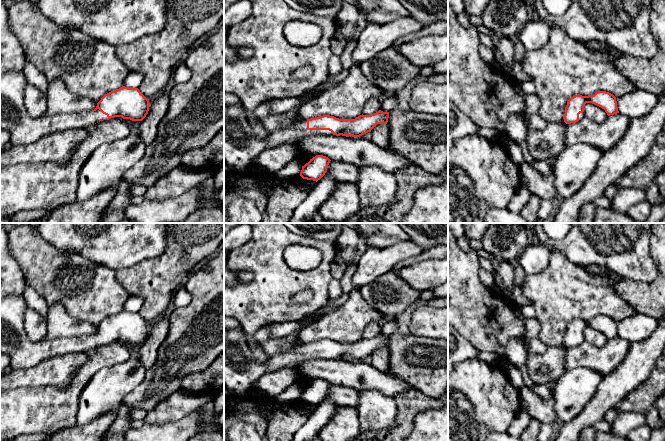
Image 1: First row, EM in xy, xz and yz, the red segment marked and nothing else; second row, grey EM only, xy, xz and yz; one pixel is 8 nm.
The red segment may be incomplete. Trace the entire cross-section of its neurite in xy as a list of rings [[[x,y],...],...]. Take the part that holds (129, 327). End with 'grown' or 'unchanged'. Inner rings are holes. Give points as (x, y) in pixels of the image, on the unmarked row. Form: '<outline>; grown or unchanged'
[[[22,294],[0,297],[0,353],[9,356],[12,370],[29,369],[52,357],[86,352],[114,341],[142,345],[150,331],[149,323],[138,312],[122,310],[105,318],[92,335],[33,342],[24,329],[27,309]]]; grown

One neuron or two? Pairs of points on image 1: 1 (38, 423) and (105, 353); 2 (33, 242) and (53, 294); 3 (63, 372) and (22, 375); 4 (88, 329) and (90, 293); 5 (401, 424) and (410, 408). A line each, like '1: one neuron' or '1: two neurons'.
1: one neuron
2: one neuron
3: one neuron
4: two neurons
5: one neuron

